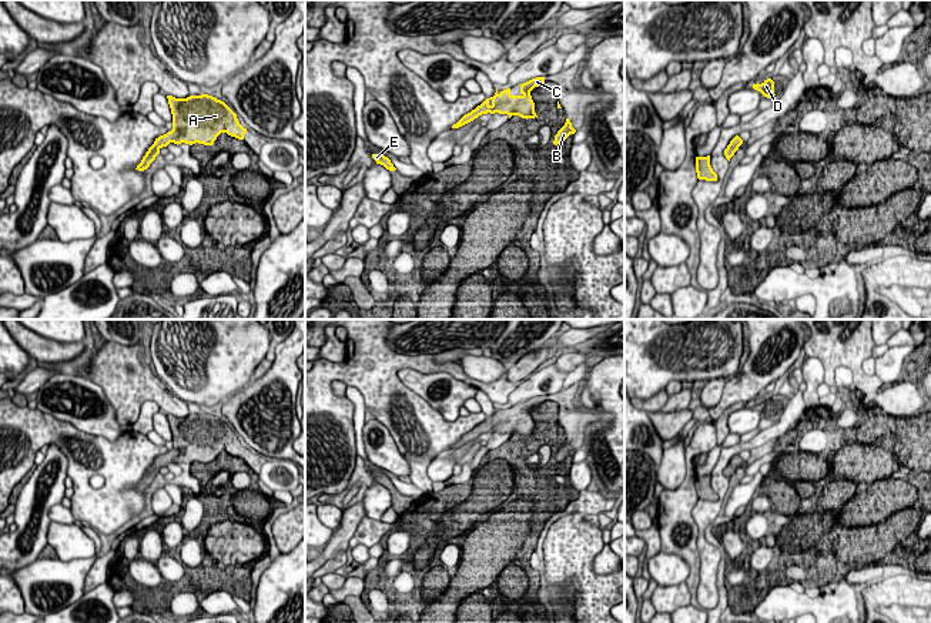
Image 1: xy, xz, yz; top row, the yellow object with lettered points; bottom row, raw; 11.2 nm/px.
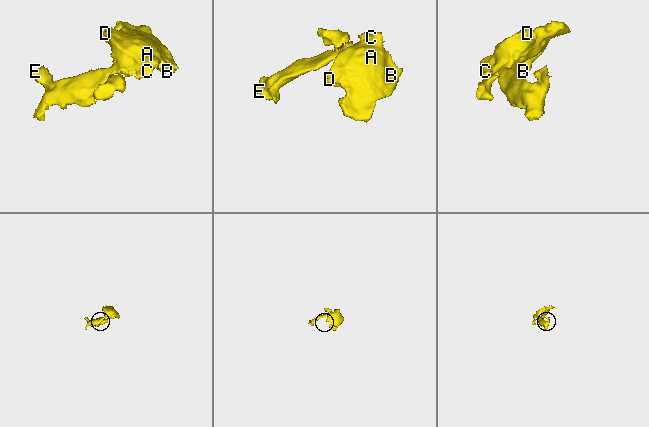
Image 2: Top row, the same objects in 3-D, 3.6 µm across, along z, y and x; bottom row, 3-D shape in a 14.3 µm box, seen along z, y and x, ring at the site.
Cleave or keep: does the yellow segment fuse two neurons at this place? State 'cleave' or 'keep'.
keep

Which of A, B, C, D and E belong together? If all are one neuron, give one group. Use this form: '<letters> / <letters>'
A B C D E

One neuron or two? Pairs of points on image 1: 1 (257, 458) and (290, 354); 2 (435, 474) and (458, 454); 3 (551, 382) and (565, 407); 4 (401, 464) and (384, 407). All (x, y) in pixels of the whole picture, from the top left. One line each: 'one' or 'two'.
1: two
2: one
3: two
4: two

